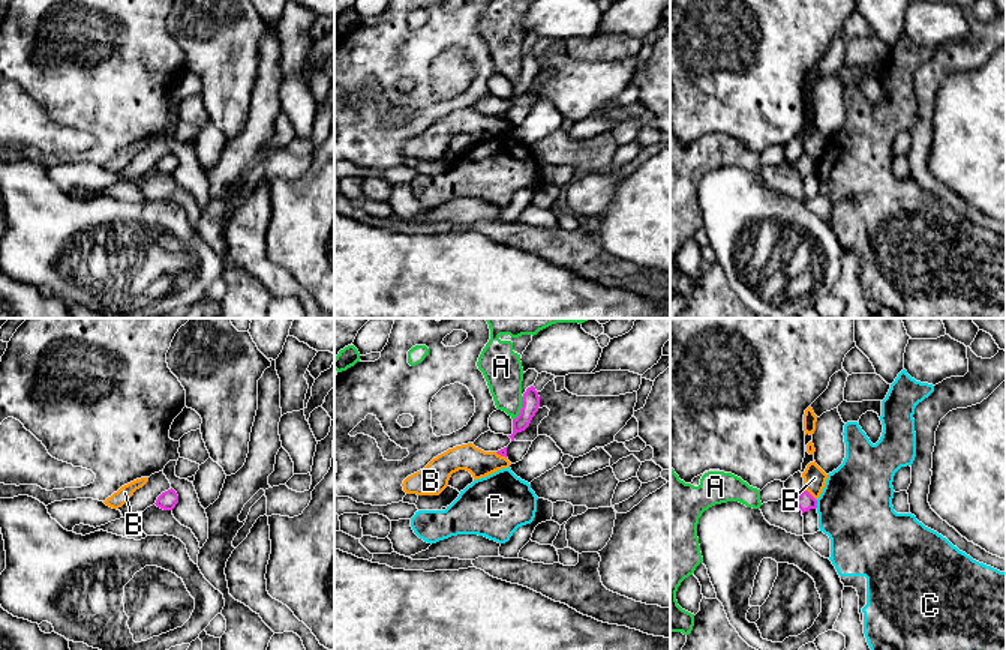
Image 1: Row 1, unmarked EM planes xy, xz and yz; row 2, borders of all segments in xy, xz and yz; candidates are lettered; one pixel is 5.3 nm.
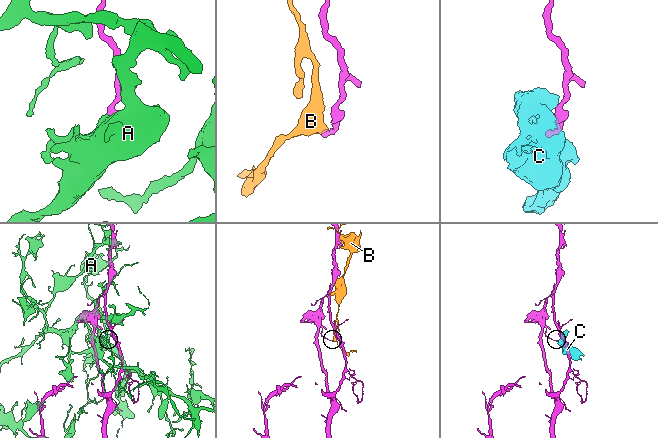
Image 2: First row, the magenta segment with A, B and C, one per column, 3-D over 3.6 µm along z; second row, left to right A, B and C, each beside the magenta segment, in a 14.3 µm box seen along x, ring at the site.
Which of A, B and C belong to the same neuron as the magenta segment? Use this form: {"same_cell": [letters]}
{"same_cell": []}

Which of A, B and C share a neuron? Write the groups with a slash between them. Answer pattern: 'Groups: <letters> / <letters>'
Groups: A / B / C

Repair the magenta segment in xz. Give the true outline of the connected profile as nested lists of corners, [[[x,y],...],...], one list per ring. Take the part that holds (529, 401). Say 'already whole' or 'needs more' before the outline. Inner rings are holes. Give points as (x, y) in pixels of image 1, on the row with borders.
already whole; [[[534,386],[528,387],[522,396],[522,408],[516,419],[513,419],[513,434],[508,435],[514,441],[517,432],[525,431],[540,407],[540,396]]]

